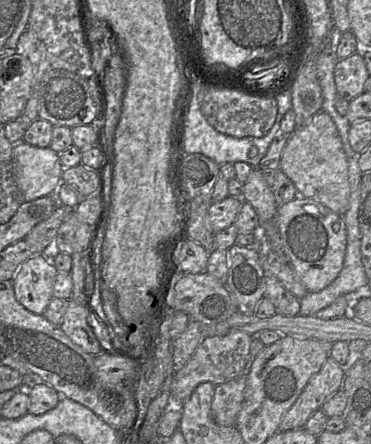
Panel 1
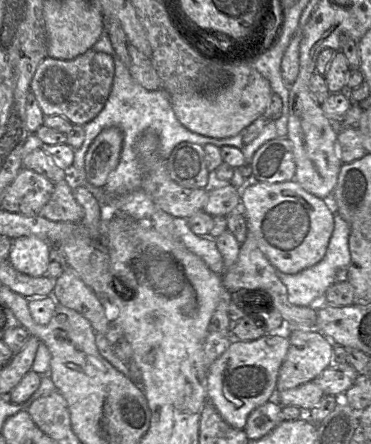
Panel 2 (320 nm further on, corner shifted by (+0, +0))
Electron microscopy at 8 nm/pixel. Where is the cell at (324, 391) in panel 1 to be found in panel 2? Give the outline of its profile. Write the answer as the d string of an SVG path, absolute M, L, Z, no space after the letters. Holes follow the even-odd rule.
M294 330L289 335L289 349L279 369L276 391L281 392L313 381L332 363L334 344L318 330Z

